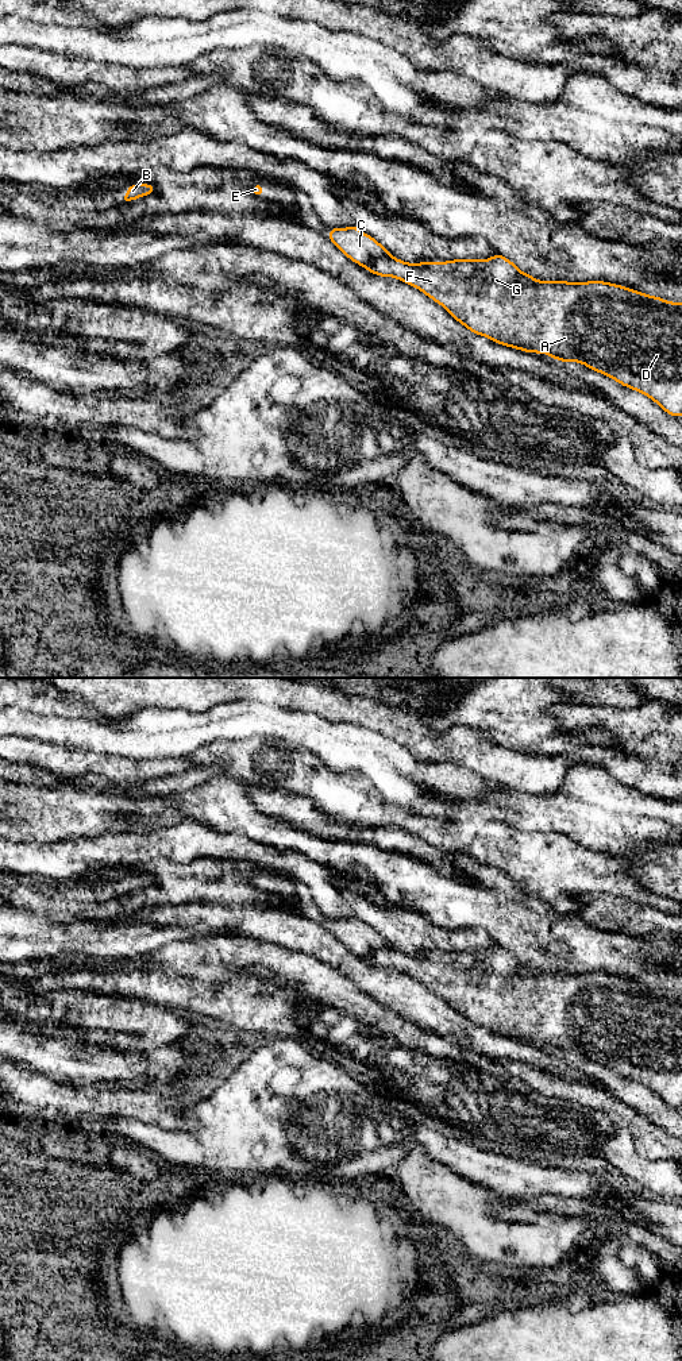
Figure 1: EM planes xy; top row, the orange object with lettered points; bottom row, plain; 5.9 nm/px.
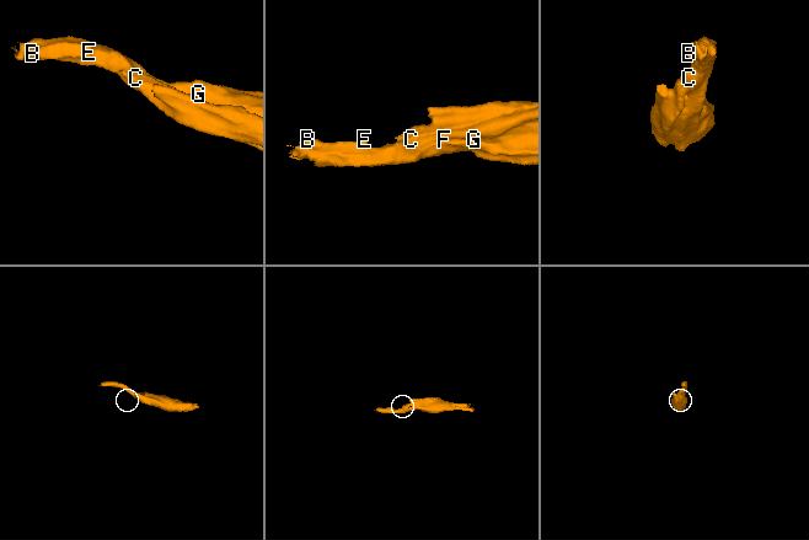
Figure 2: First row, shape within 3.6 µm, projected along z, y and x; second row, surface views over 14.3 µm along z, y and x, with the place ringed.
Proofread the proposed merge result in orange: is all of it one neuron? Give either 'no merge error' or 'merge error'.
merge error

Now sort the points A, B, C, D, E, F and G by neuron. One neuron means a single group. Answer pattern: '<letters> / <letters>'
A B D E F G / C

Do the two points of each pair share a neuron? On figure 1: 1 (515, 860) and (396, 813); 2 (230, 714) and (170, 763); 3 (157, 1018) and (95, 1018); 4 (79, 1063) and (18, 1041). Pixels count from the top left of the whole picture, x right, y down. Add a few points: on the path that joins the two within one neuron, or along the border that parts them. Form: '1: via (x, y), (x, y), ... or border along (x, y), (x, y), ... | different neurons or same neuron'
1: via (485, 840), (466, 829), (447, 829), (426, 820) | same neuron
2: border along (208, 744), (182, 756), (147, 760) | different neurons
3: via (142, 1018), (110, 1018) | same neuron
4: via (64, 1061), (33, 1048) | same neuron

